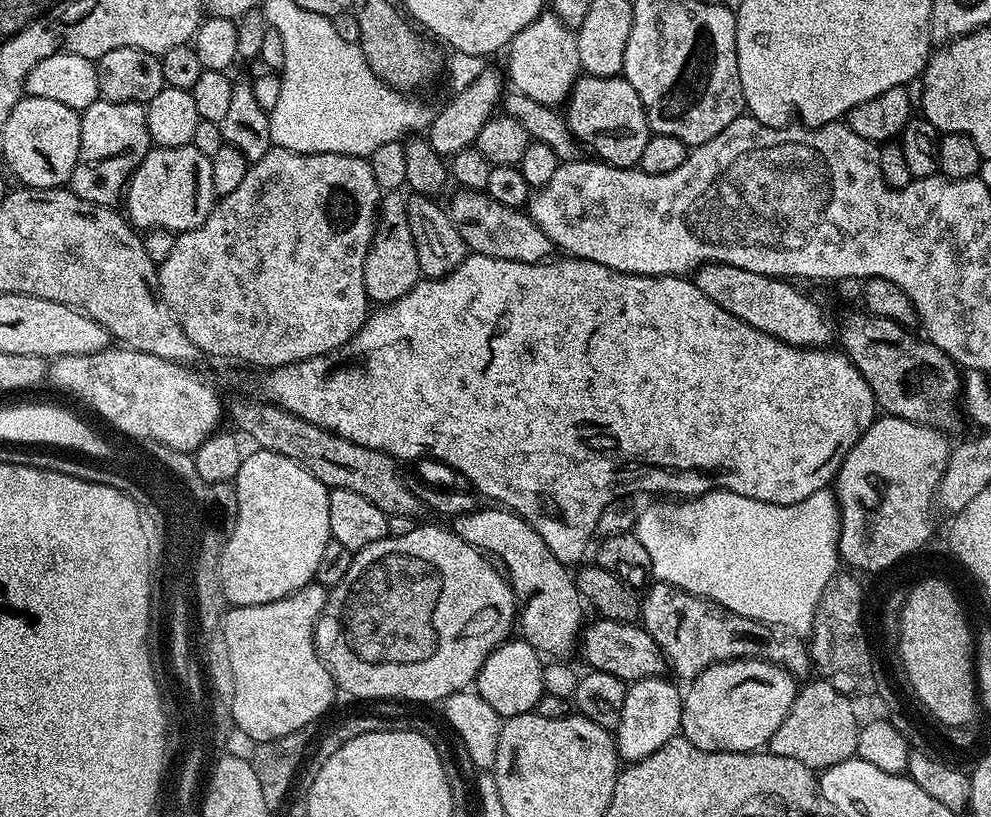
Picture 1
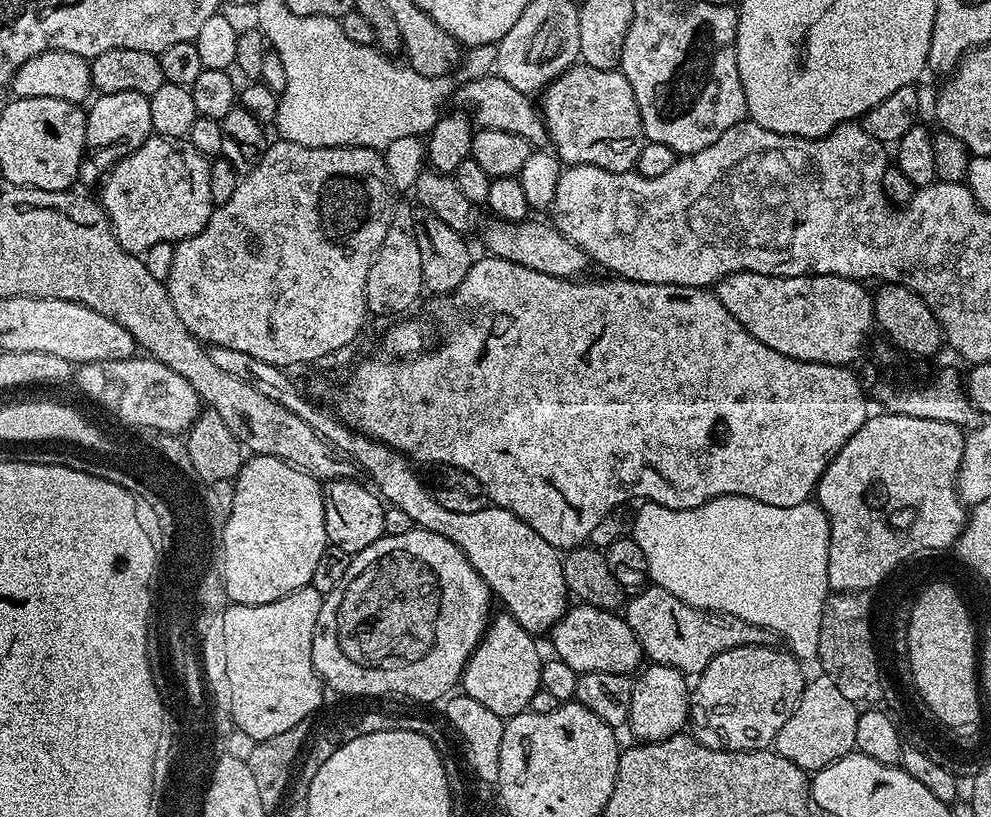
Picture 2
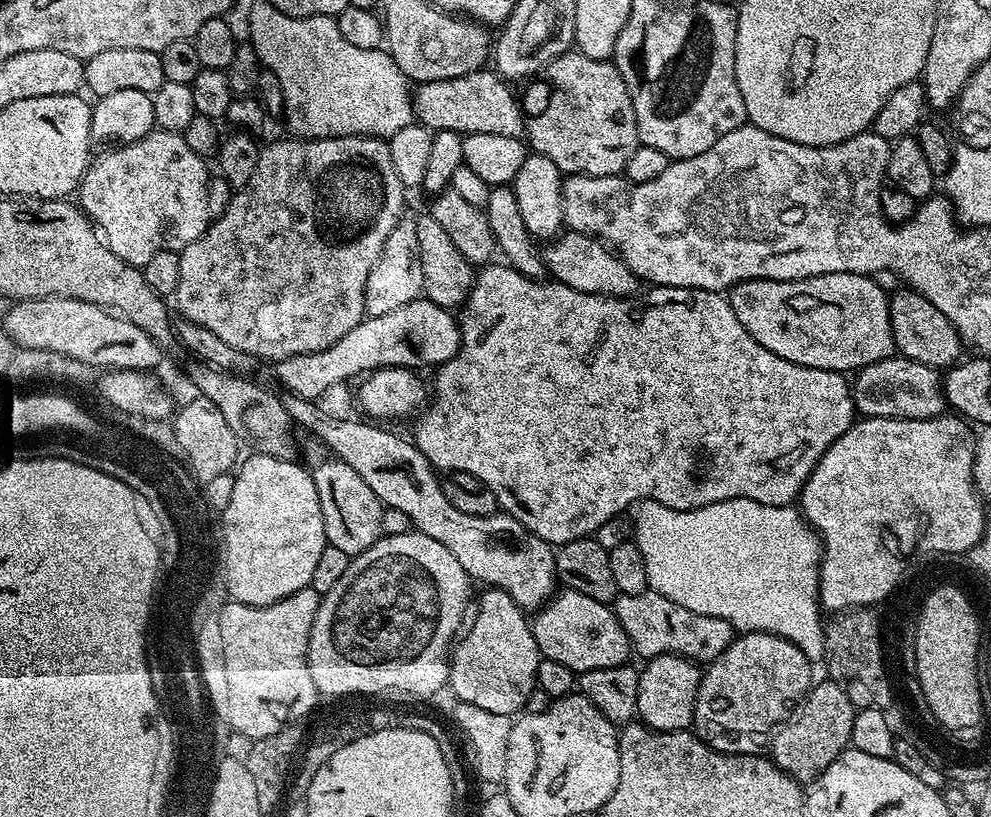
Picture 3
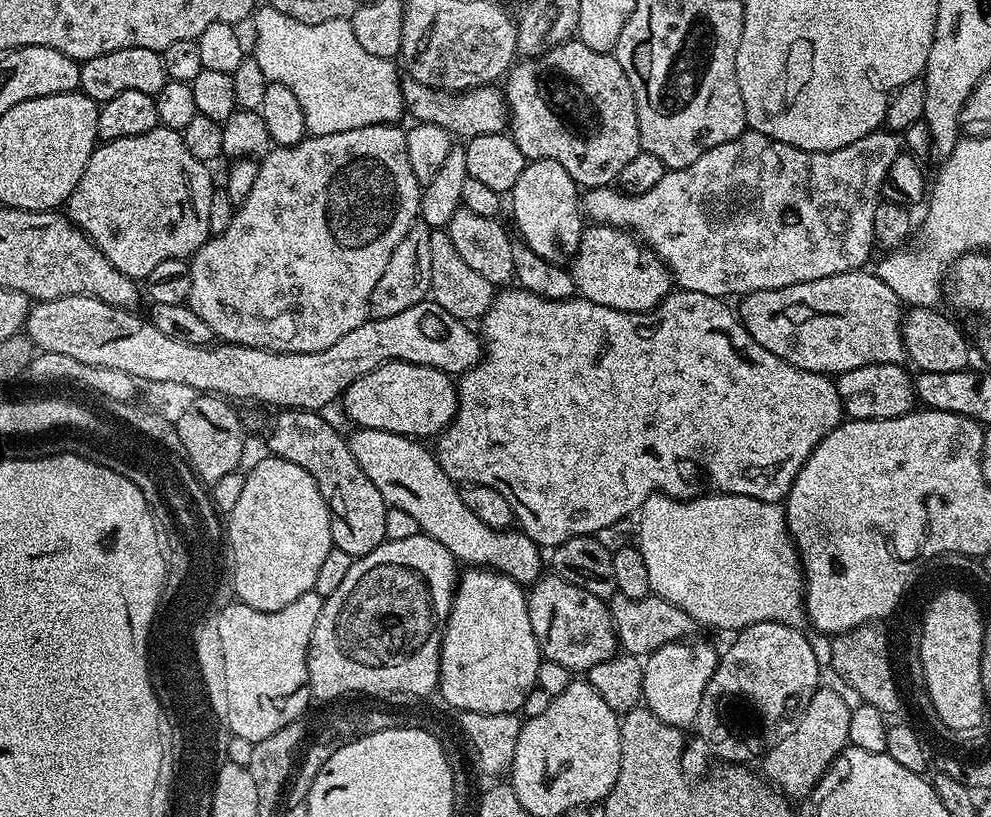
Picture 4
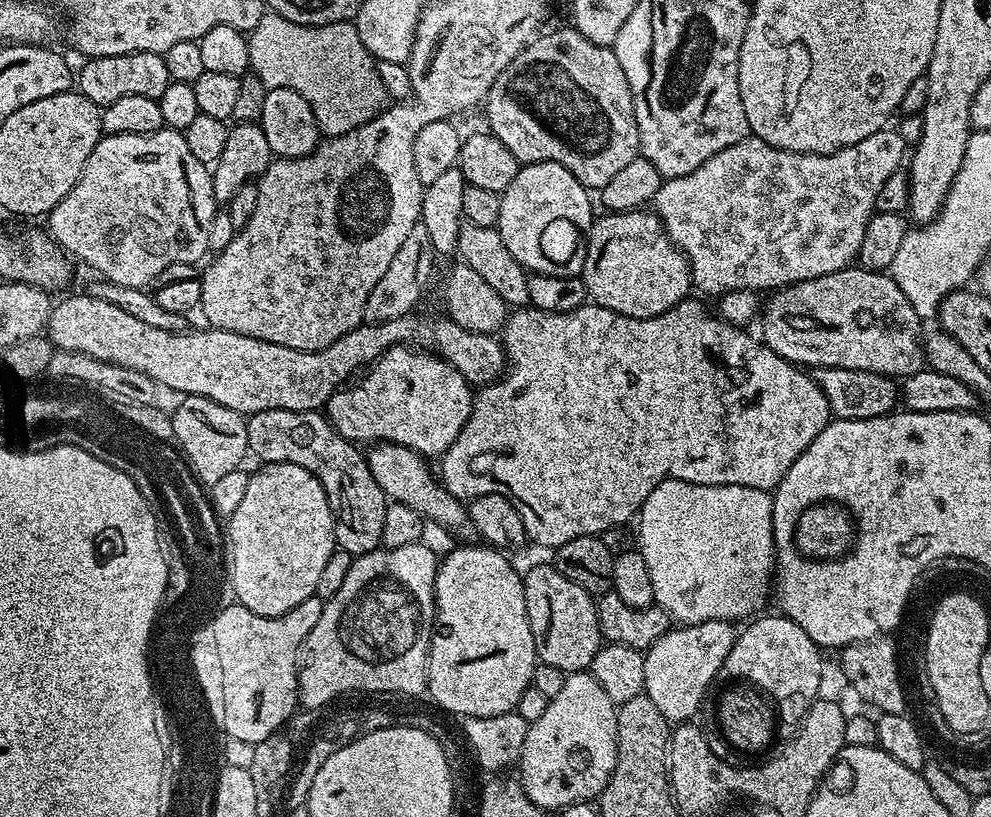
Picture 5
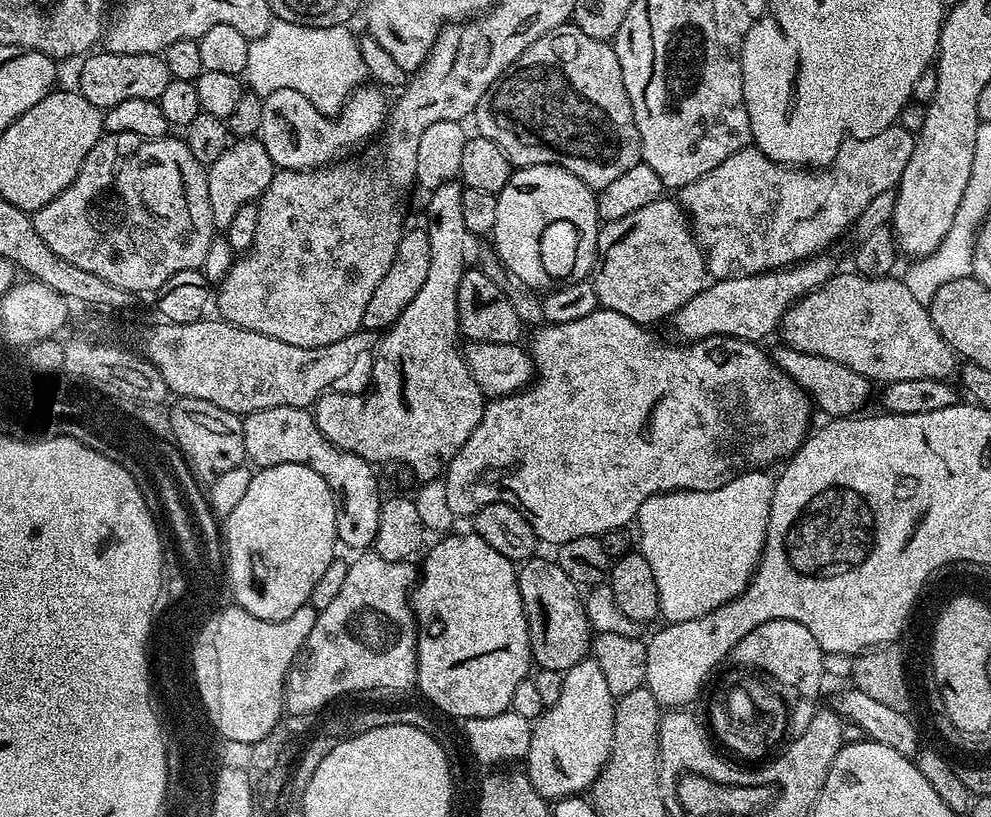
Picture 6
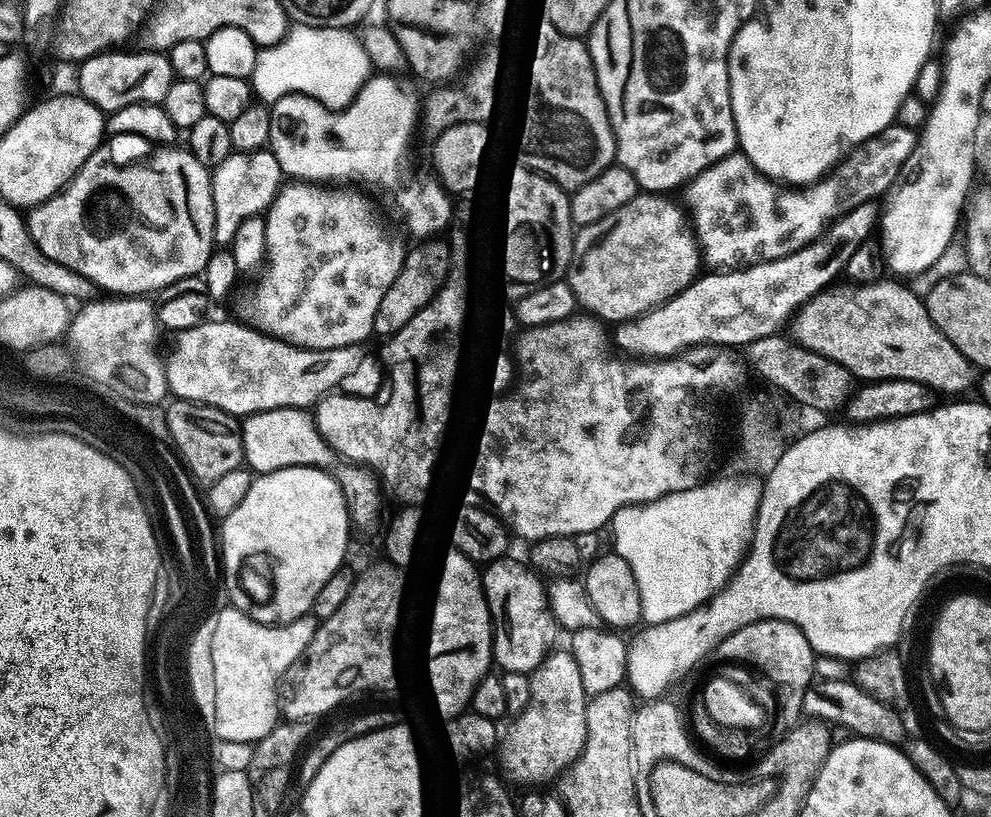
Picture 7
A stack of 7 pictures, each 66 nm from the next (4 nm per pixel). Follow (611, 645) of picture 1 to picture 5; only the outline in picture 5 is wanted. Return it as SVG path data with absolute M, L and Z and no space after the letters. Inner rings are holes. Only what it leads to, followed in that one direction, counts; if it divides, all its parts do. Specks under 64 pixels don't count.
M551 563L532 567L522 579L527 620L539 663L558 666L565 674L588 670L604 642L593 594L566 578Z

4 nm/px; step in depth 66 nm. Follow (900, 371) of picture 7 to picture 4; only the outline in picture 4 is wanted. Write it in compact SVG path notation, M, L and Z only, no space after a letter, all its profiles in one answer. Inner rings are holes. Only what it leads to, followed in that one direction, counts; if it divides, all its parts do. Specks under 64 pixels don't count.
M853 270L851 272L843 272L842 274L834 274L830 278L818 278L814 282L798 282L794 286L782 286L774 290L758 290L757 292L749 292L747 296L739 301L738 315L744 324L744 329L750 334L750 338L754 338L754 342L758 342L758 346L766 346L766 350L770 350L770 354L774 354L778 358L782 358L786 362L790 362L794 366L798 366L807 372L822 372L825 374L839 374L846 370L854 370L858 366L870 366L871 364L904 364L906 353L904 350L904 335L900 333L902 323L902 301L894 294L894 290L890 290L890 286L886 286L886 282L882 282L880 277L868 270Z

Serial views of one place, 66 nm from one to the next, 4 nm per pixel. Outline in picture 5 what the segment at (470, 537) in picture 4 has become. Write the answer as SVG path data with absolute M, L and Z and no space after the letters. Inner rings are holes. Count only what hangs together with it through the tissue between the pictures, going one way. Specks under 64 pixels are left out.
M377 442L367 449L366 459L370 474L374 474L374 482L382 486L389 501L410 506L410 510L418 510L425 521L432 523L433 520L440 528L460 528L468 524L465 501L456 492L447 492L434 472L432 477L432 472L428 469L429 461L425 457L406 446Z

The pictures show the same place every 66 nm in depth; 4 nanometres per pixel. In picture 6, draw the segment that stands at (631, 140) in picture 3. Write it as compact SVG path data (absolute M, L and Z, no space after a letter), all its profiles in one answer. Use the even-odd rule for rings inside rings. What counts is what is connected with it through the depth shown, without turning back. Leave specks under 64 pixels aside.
M572 22L542 34L538 42L522 50L511 68L496 81L492 91L480 99L475 120L475 131L502 146L506 158L516 168L557 164L593 190L610 186L610 182L626 174L630 166L641 163L638 126L622 82L615 47L607 40L582 34Z

